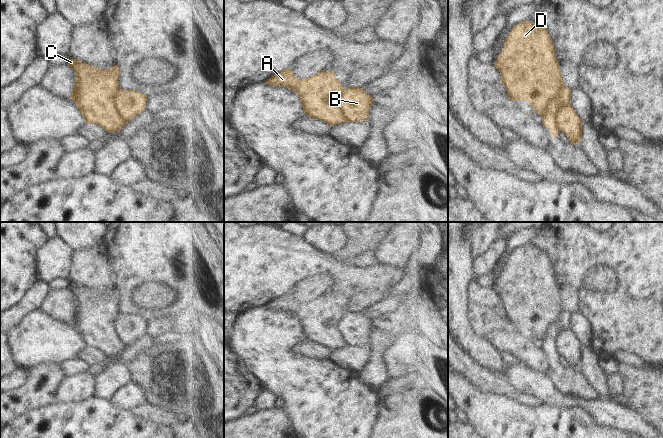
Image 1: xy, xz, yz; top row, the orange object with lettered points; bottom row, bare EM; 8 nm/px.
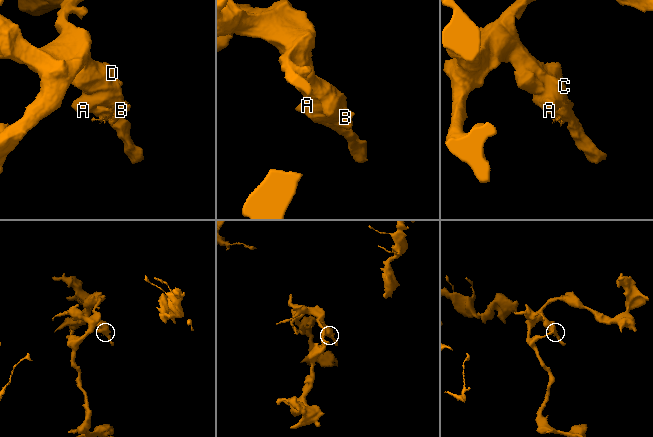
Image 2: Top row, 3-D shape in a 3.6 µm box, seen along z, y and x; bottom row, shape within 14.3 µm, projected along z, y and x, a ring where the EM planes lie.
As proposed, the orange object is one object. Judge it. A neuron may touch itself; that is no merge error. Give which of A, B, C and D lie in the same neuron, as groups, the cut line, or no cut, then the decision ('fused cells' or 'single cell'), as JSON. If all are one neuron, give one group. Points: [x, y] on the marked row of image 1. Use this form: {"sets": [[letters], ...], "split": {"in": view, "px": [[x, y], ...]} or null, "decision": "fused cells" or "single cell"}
{"sets": [["A", "C", "D"], ["B"]], "split": {"in": "xy", "px": [[119, 88], [115, 95], [115, 108], [124, 125]]}, "decision": "fused cells"}

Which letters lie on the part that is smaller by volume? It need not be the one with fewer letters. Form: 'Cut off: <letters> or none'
Cut off: B

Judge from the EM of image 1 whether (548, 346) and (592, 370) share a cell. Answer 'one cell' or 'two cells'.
two cells

